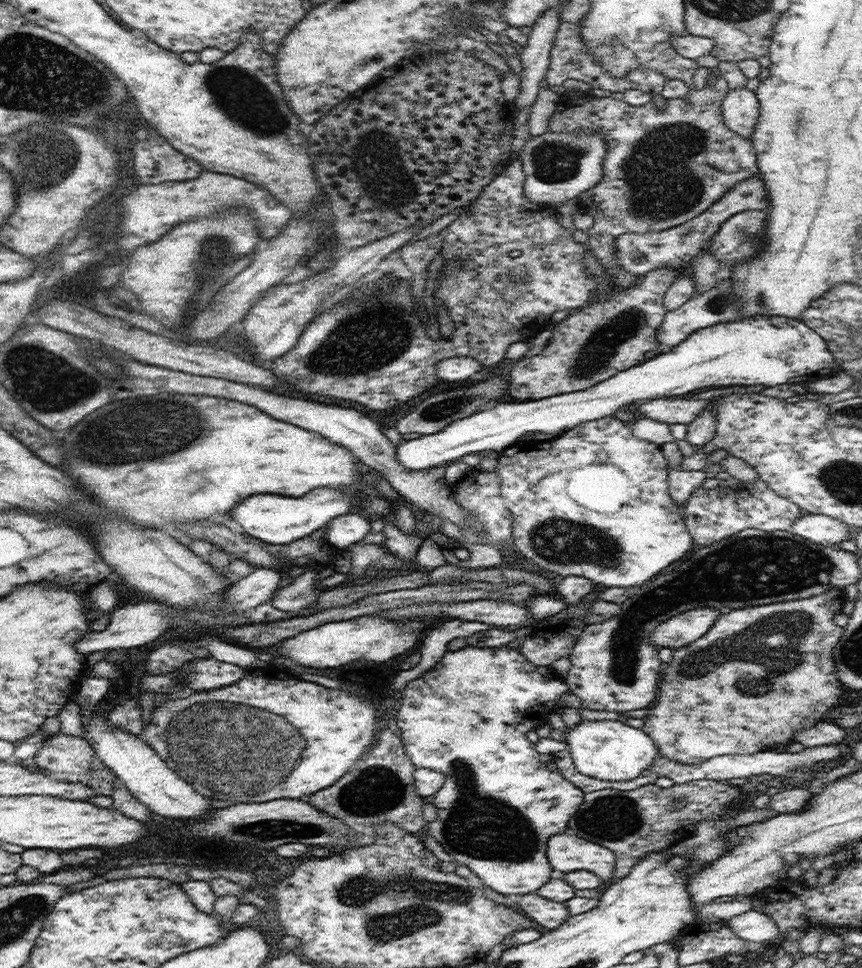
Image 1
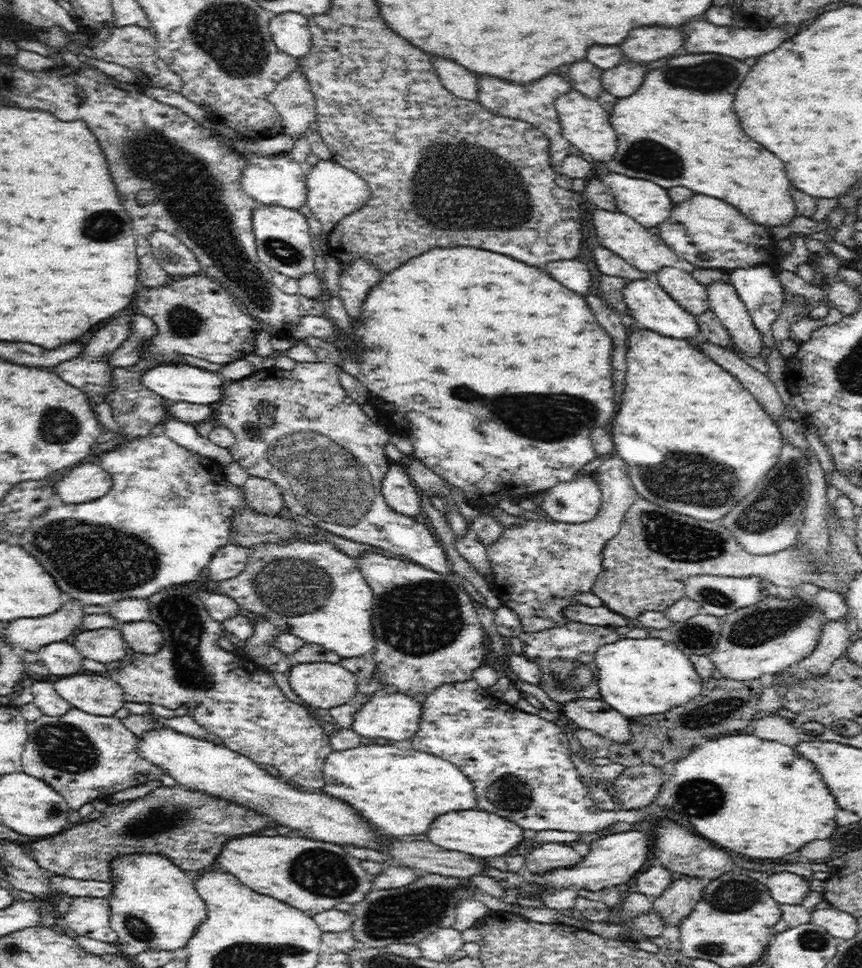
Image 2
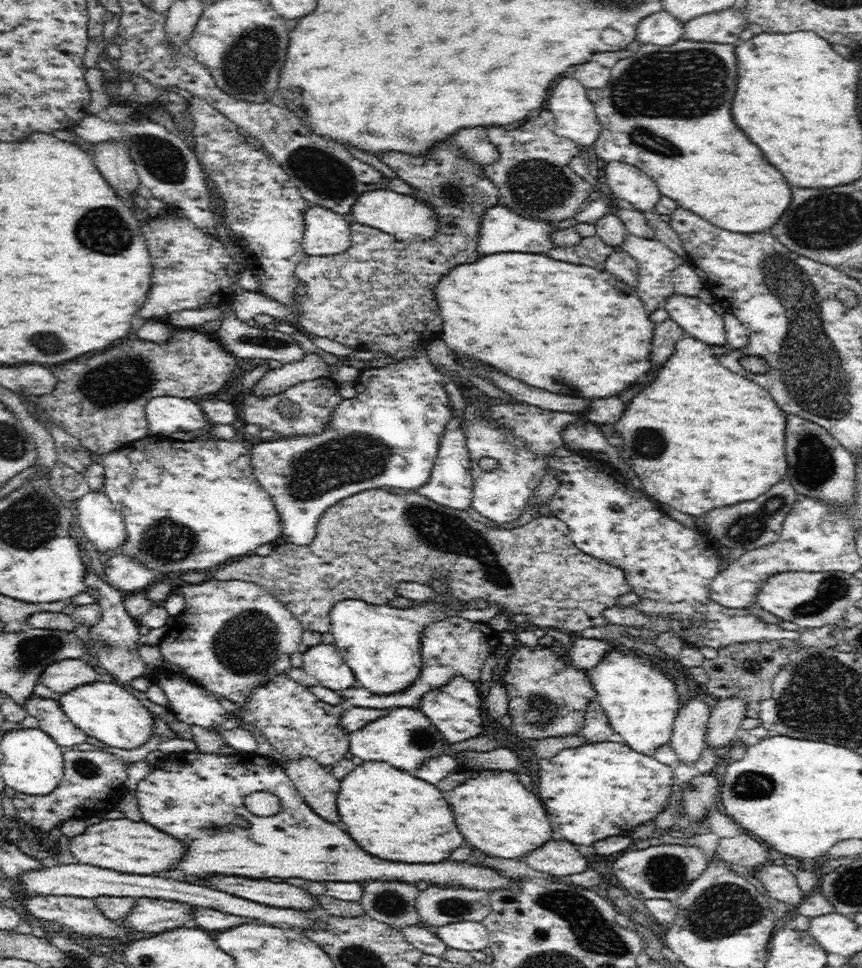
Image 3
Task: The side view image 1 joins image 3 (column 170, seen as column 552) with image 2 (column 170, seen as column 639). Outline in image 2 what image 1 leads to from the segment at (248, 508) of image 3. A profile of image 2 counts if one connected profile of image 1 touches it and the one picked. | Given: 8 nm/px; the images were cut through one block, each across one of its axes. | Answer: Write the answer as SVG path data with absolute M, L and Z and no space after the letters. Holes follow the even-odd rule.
M163 422L158 423L150 434L146 436L132 439L132 441L123 441L120 445L116 446L112 451L104 453L100 457L100 466L106 470L112 476L113 484L110 491L102 498L90 502L83 502L80 504L66 504L58 502L47 509L43 516L35 519L32 525L20 536L20 545L24 546L32 556L36 556L40 560L40 564L46 568L46 572L50 572L58 586L68 592L66 598L76 598L79 602L84 605L100 605L100 606L113 606L120 600L126 598L140 598L148 599L150 596L161 592L163 589L172 587L176 584L184 584L185 582L192 582L200 576L200 572L204 570L210 564L212 556L218 552L219 548L228 544L234 544L232 538L234 533L232 531L232 522L236 515L239 514L240 510L247 506L245 499L245 493L242 488L234 486L228 478L225 476L224 467L220 465L216 460L207 459L192 450L188 450L183 446L180 446L176 441L172 440L164 432ZM130 540L144 540L152 546L130 546Z

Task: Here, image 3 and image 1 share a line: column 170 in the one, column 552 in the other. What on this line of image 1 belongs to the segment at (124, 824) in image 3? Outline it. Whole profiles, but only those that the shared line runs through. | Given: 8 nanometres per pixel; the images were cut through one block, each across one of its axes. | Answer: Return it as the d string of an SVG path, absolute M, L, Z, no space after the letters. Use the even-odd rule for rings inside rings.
M572 832L550 838L546 854L552 868L560 872L588 870L597 874L602 882L614 876L616 855L609 848L578 838Z

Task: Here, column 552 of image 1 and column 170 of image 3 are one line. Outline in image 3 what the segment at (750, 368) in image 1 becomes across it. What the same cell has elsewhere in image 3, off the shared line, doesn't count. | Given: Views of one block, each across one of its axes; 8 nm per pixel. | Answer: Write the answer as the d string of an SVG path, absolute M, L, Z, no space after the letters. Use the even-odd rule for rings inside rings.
M157 396L145 406L148 434L168 437L174 432L204 428L208 422L200 406L186 397Z

